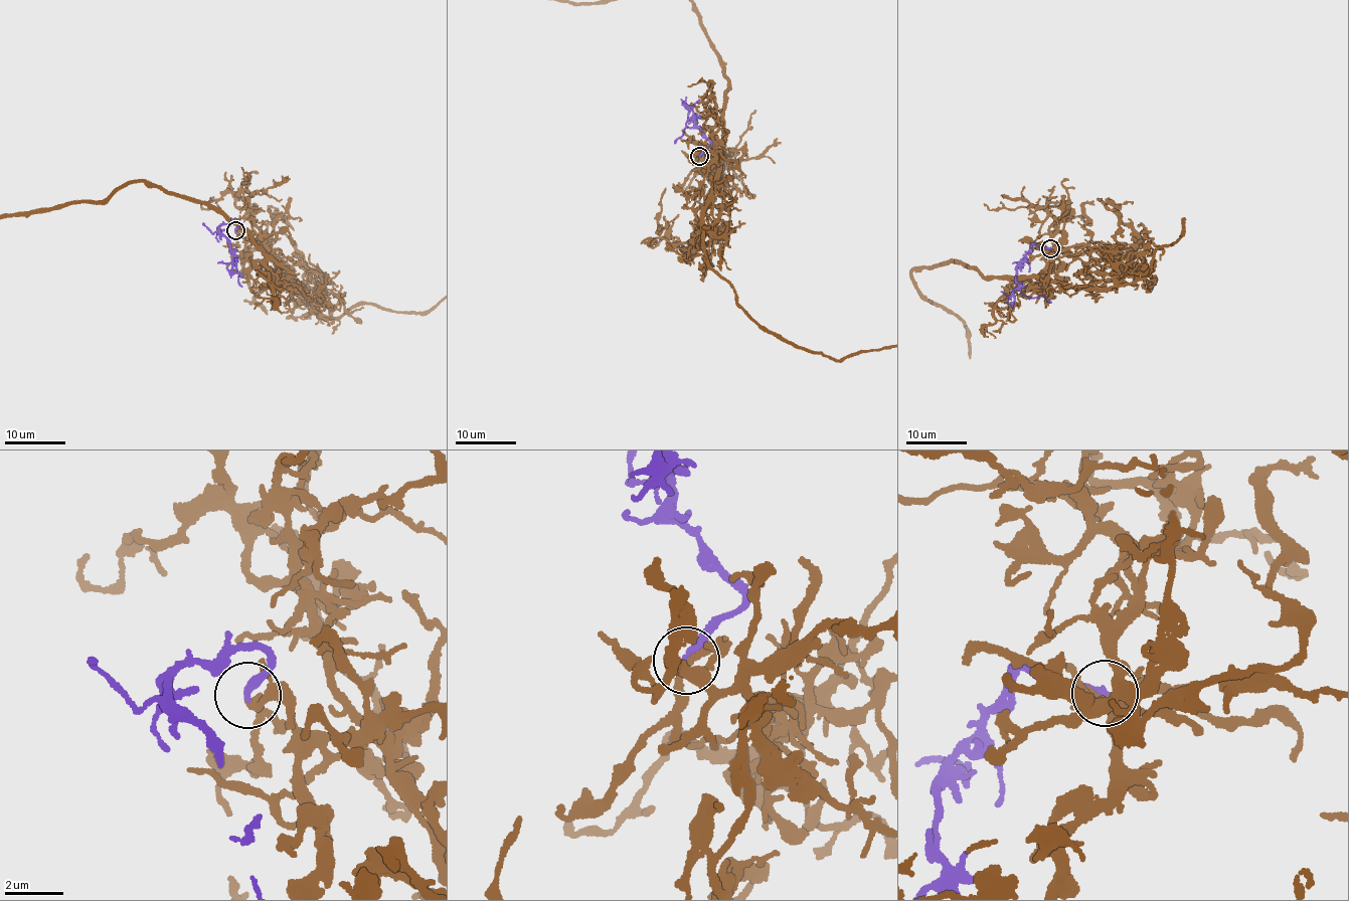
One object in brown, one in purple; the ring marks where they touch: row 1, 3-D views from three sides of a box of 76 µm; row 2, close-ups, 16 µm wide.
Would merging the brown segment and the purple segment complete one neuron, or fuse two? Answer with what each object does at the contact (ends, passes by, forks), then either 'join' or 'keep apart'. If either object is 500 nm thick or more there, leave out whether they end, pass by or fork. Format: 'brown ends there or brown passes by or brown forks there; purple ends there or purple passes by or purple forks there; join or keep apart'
brown passes by; purple ends there; join

